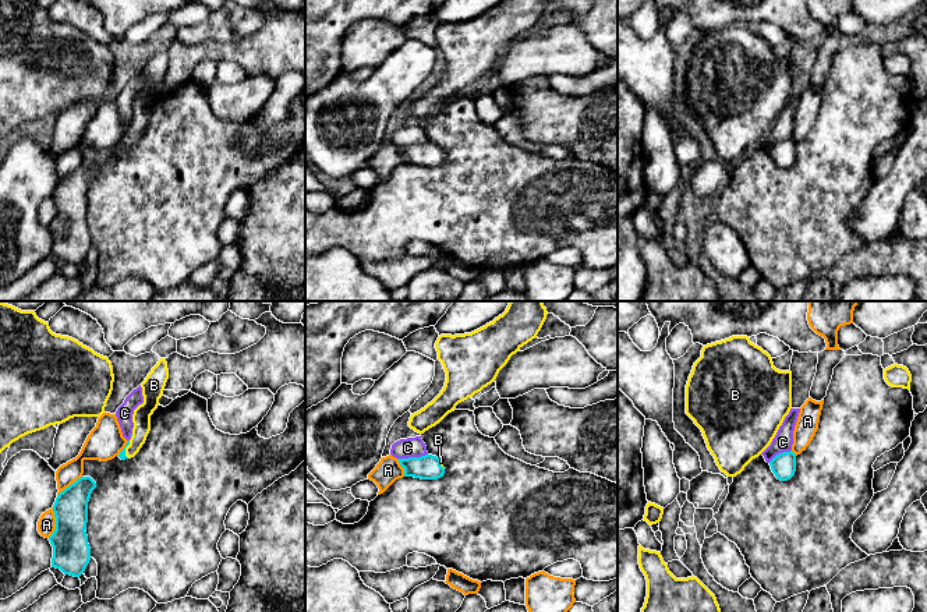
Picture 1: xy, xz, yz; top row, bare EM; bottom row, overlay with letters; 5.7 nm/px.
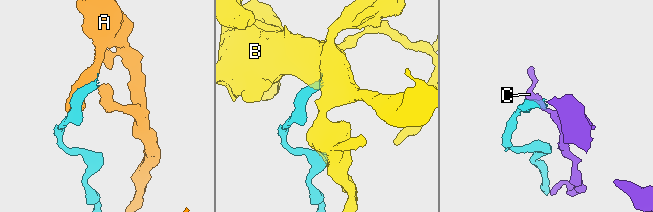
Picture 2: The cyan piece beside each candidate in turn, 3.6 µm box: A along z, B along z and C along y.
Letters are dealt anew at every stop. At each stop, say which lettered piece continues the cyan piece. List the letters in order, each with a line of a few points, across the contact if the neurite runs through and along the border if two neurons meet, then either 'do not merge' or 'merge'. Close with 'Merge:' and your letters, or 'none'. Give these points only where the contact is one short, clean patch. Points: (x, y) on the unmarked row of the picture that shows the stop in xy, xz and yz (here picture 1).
A: do not merge
B: xy (121, 142), (124, 137), (138, 126), (141, 105) | merge
C: xz (427, 141), (418, 145), (397, 147) | do not merge
Merge: B

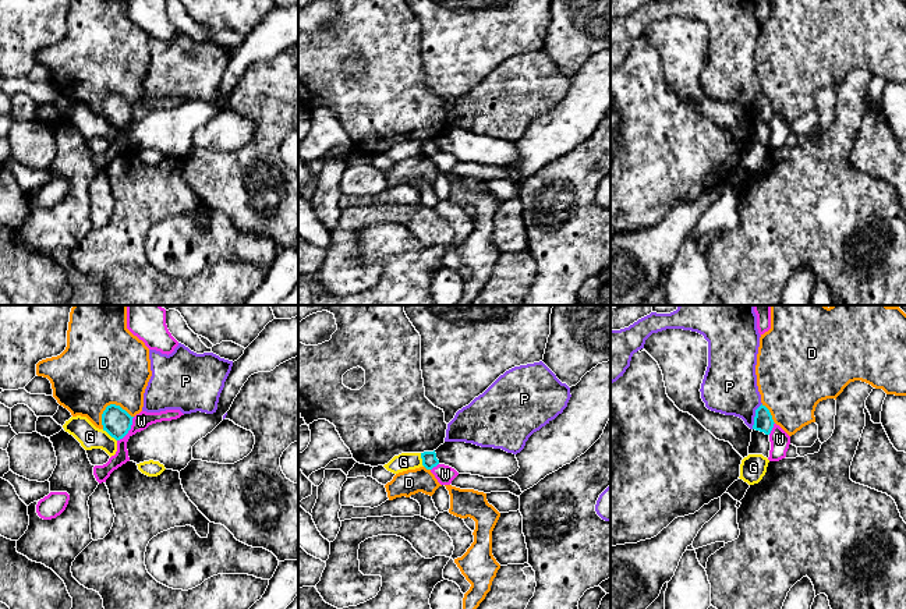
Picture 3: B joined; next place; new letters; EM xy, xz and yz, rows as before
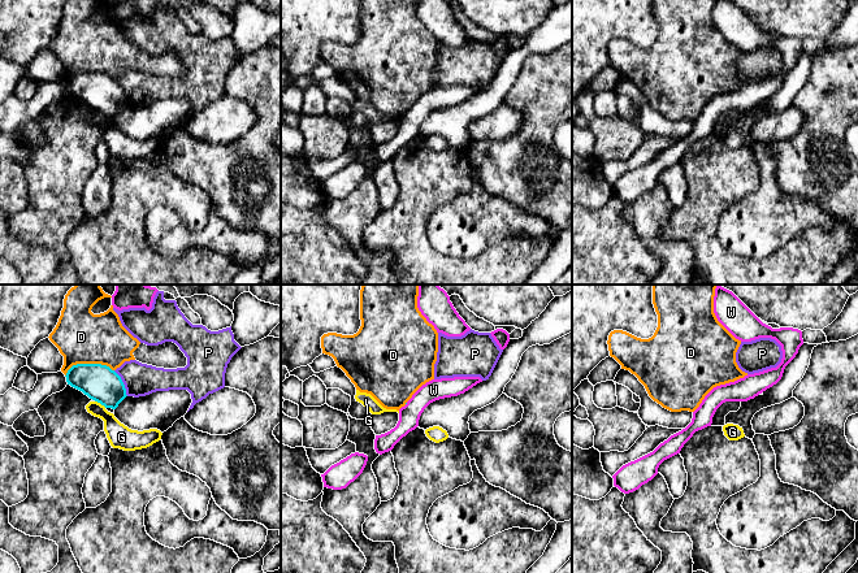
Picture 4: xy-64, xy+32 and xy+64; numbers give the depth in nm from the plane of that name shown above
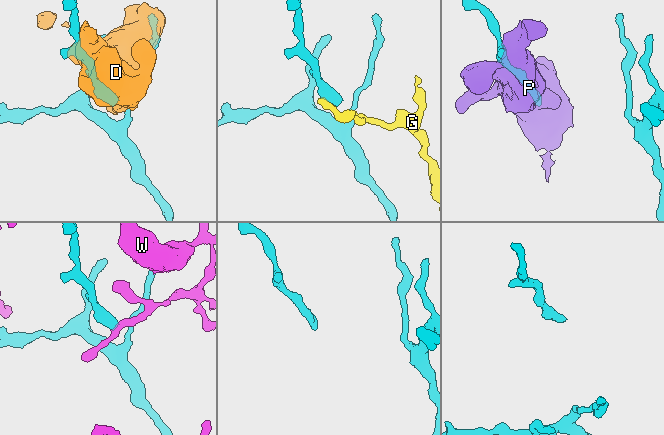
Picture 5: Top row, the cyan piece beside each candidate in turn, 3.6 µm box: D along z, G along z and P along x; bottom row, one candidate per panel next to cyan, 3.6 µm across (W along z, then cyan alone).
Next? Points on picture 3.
D: do not merge
G: xy (102, 117), (116, 128) | do not merge
P: do not merge
W: do not merge
Merge: none

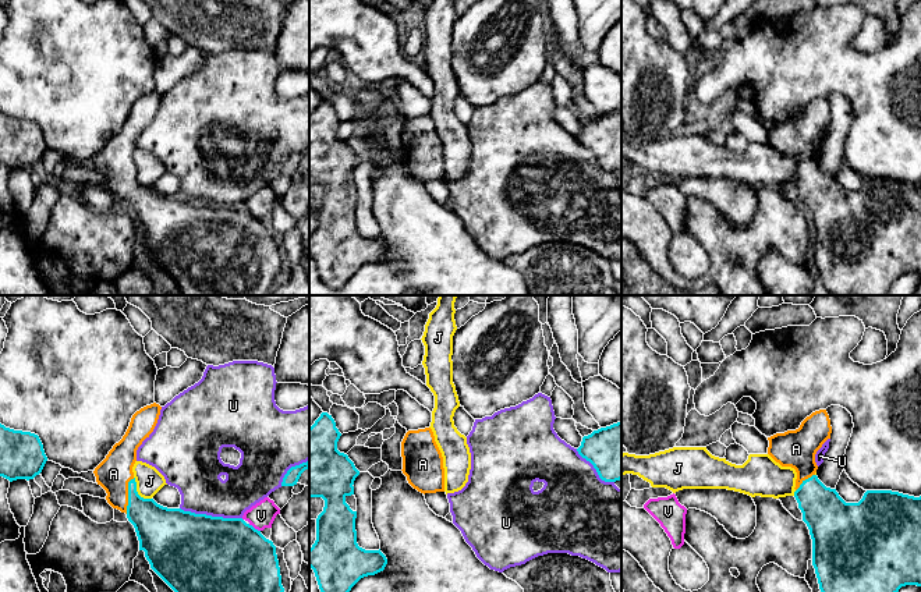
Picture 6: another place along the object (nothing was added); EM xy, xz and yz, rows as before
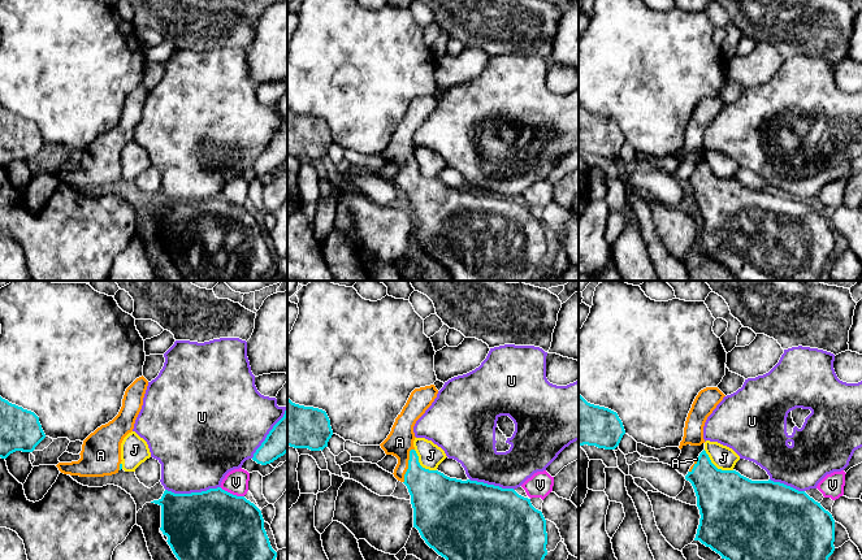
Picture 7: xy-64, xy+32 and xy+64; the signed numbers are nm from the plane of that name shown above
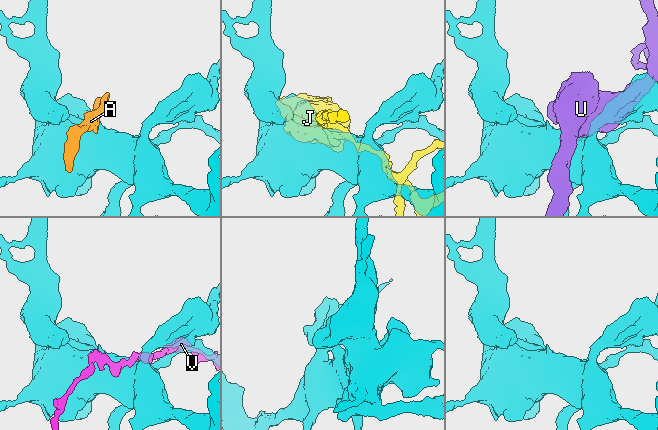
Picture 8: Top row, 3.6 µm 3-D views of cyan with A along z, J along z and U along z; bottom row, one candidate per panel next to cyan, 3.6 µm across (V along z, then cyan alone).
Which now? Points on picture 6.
A: xy (156, 215), (128, 183), (113, 162) | merge
J: do not merge
U: do not merge
V: do not merge
Merge: A

